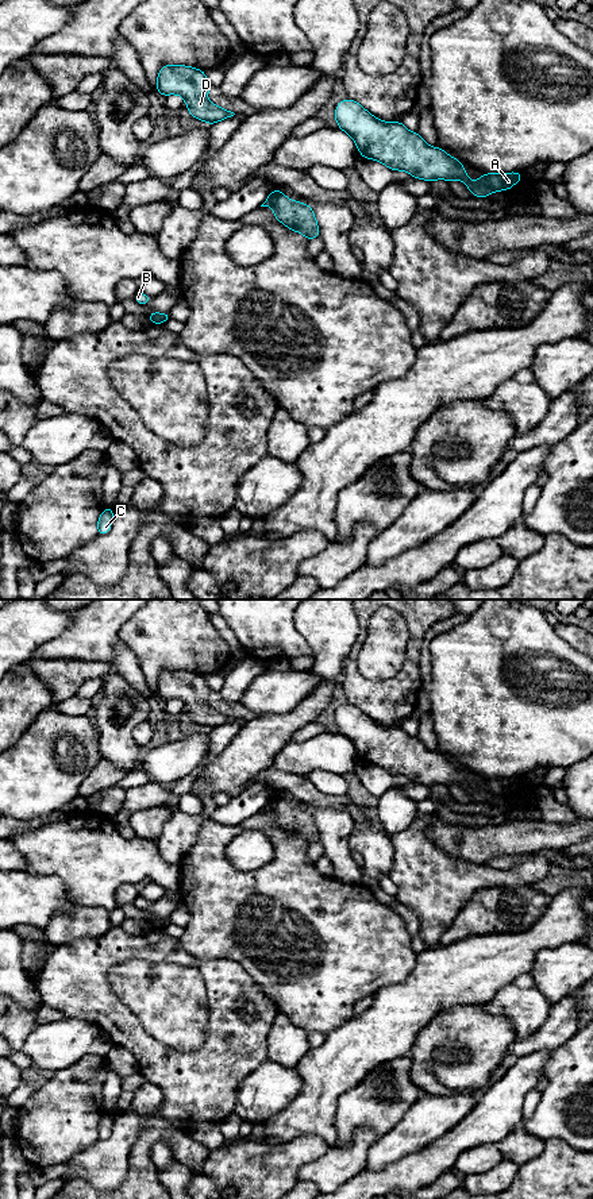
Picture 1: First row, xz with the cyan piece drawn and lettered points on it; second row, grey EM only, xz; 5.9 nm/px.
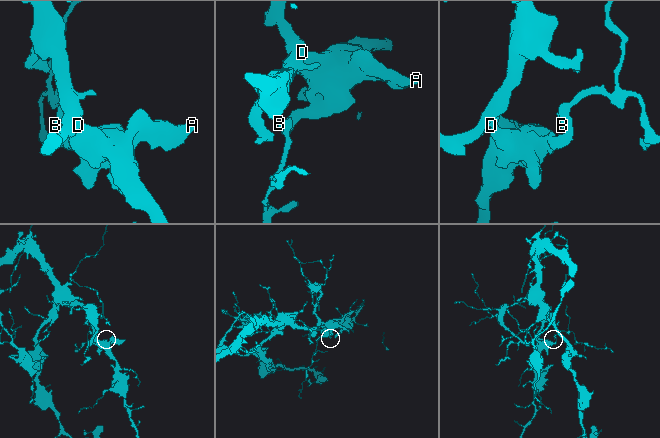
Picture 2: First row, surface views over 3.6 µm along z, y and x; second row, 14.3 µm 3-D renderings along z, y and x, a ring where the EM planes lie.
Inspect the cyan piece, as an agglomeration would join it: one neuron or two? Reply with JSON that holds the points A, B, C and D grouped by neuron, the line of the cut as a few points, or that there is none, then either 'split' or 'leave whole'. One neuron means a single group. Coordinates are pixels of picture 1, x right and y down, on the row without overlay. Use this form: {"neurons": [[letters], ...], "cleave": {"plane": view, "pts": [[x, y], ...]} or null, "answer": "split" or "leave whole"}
{"neurons": [["A", "D"], ["B", "C"]], "cleave": {"plane": "xz", "pts": [[165, 918], [161, 928]]}, "answer": "split"}

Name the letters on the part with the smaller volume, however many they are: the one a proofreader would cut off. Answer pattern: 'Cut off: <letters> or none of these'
Cut off: B, C

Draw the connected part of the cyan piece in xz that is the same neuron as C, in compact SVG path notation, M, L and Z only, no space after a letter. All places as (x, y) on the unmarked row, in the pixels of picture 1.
M105 1113L97 1126L97 1140L107 1140L111 1136L113 1113Z

